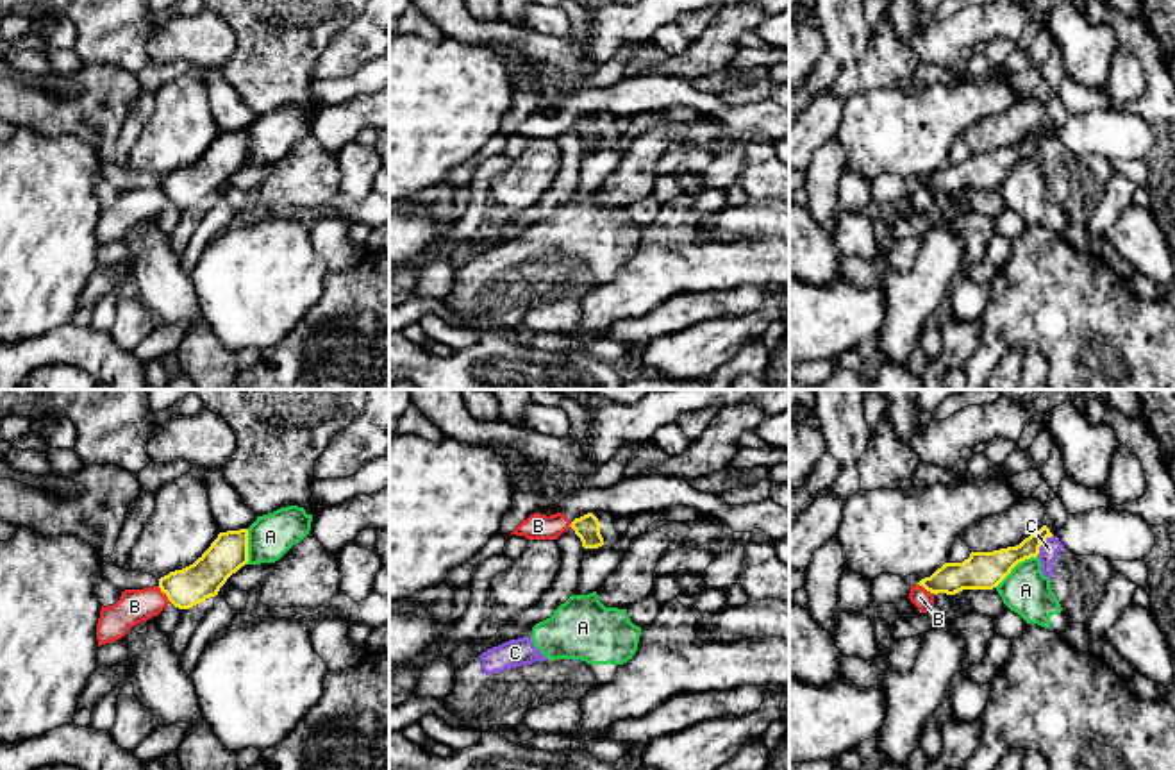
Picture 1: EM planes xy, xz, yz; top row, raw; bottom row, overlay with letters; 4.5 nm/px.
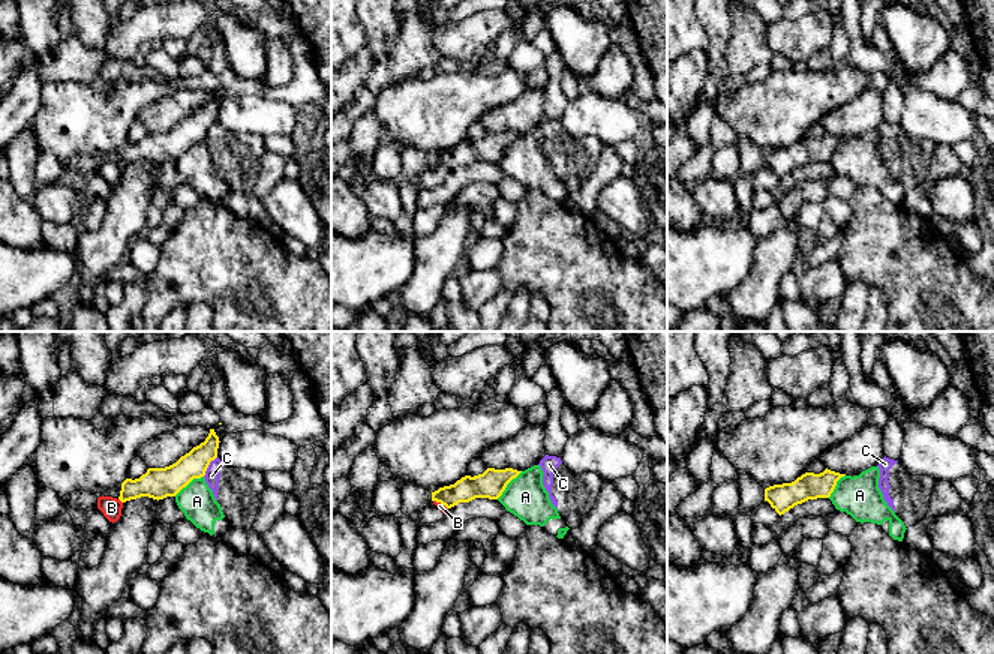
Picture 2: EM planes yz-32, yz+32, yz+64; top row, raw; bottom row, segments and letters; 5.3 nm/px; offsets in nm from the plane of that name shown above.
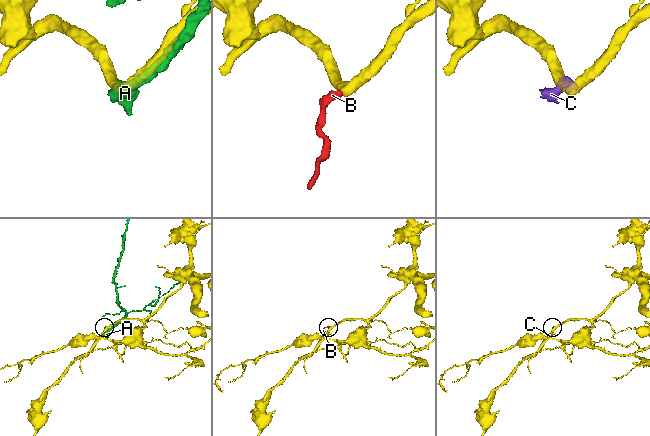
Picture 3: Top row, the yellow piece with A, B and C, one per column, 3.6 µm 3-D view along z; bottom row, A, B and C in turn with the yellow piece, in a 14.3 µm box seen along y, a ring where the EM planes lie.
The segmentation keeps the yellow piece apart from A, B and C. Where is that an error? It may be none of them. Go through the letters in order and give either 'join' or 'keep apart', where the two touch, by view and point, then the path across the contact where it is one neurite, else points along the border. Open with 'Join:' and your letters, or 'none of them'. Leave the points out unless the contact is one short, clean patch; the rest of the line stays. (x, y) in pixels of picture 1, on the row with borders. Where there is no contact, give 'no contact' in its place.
Join: none of them
A: keep apart | yz (1015, 565)
B: keep apart | yz (925, 588) | along yz (916, 583), (934, 594)
C: keep apart | yz (1040, 544) | along yz (1052, 535), (1041, 542), (1036, 556)

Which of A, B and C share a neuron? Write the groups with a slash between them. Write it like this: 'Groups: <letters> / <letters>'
Groups: A C / B

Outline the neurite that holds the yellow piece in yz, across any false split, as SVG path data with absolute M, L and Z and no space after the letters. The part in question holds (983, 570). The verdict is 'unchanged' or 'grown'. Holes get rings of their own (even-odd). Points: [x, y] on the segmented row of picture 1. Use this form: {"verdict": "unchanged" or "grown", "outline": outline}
{"verdict": "unchanged", "outline": "M1043 525L1016 547L993 552L971 552L962 563L945 563L930 577L916 584L934 595L955 595L962 590L993 590L1018 563L1038 557L1041 541L1052 536L1050 529Z"}

